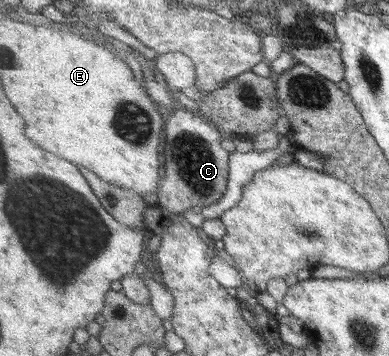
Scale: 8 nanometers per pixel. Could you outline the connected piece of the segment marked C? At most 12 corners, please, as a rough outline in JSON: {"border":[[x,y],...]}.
{"border":[[178,107],[166,122],[158,206],[217,204],[230,181],[225,135]]}

